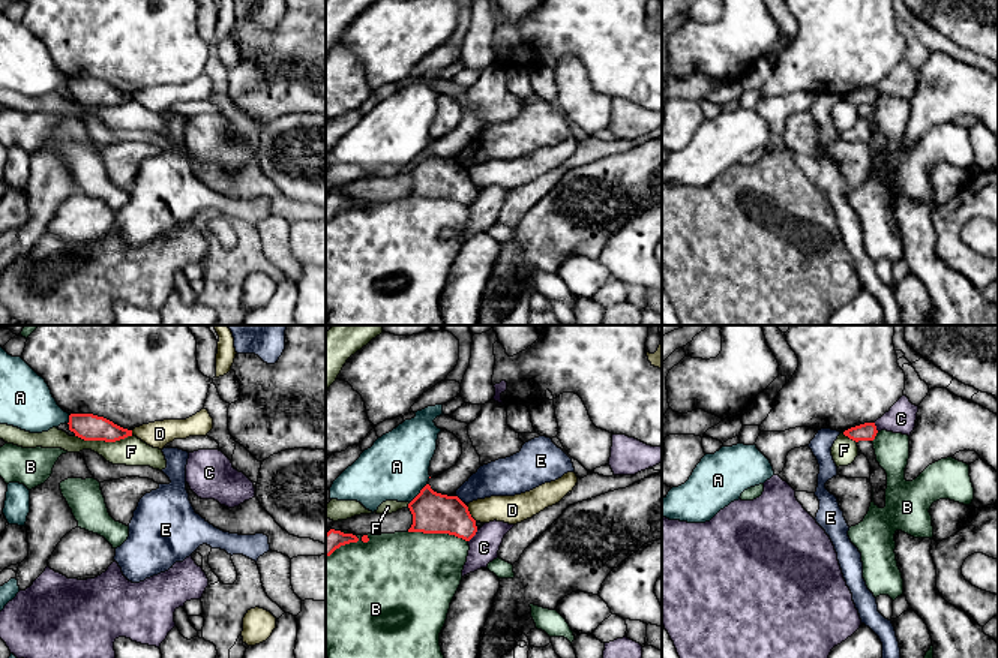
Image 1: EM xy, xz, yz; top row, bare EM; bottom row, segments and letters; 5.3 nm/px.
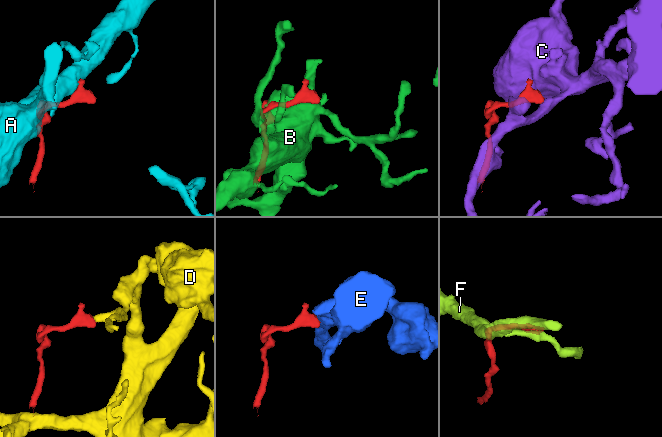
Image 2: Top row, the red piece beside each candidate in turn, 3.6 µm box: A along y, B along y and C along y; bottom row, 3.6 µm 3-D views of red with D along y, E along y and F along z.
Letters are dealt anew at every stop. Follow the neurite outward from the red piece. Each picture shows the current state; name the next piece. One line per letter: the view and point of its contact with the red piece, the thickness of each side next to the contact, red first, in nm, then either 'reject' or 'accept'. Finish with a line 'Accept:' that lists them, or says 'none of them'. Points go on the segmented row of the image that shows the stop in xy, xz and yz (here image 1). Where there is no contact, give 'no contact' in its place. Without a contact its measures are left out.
A: meets red in xz at (419, 493); 220 nm thick on the red side, 360 nm on the other; reject
B: meets red in xz at (437, 532); 220 nm thick on the red side, 460 nm on the other; reject
C: meets red in xz at (474, 534); 220 nm thick on the red side, 160 nm on the other; reject
D: meets red in xz at (468, 513); 220 nm thick on the red side, 150 nm on the other; reject
E: meets red in xz at (459, 499); 220 nm thick on the red side, 190 nm on the other; reject
F: meets red in xy at (104, 439); 140 nm thick on the red side, 160 nm on the other; reject
Accept: none of them

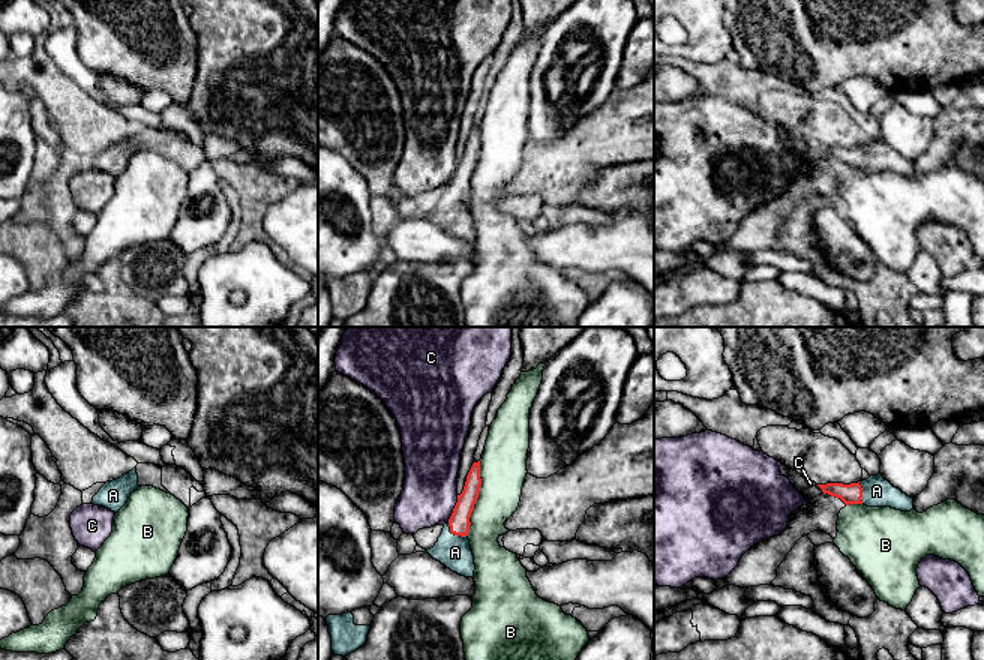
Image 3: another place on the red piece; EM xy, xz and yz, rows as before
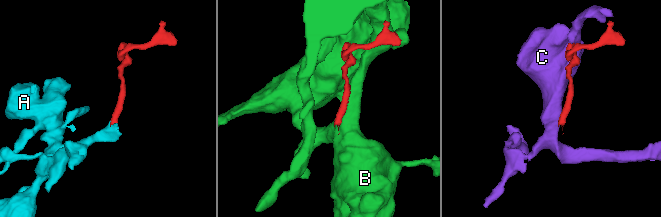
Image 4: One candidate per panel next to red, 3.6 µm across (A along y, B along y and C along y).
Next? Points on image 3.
A: meets red in xz at (455, 534); 110 nm thick on the red side, 180 nm on the other; accept
B: meets red in xz at (477, 497); 110 nm thick on the red side, 260 nm on the other; reject
C: meets red in xz at (453, 509); 110 nm thick on the red side, 300 nm on the other; reject
Accept: A

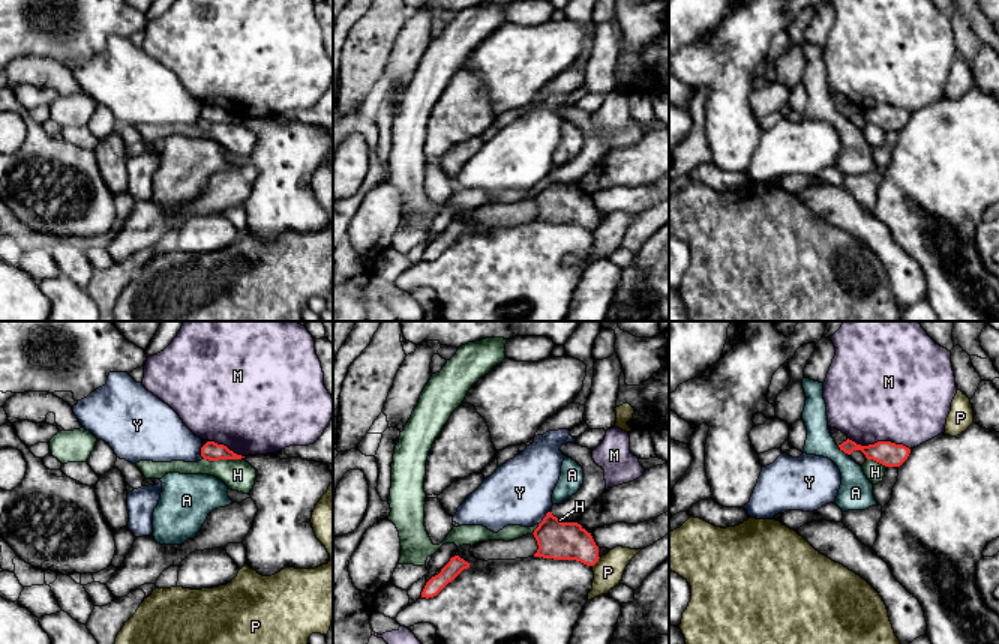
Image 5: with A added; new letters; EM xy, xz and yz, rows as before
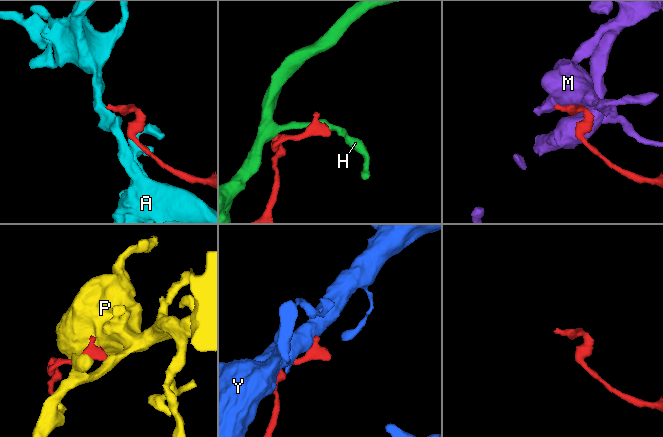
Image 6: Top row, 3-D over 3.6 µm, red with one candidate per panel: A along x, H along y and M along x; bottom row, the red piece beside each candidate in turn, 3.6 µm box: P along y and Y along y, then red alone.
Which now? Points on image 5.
A: meets red in yz at (843, 451); 130 nm thick on the red side, 180 nm on the other; reject
H: meets red in xy at (222, 458); 100 nm thick on the red side, 170 nm on the other; reject
M: meets red in yz at (879, 442); 130 nm thick on the red side, 500 nm on the other; reject
P: meets red in xz at (597, 560); 200 nm thick on the red side, 160 nm on the other; reject
Y: meets red in xz at (543, 518); 200 nm thick on the red side, 360 nm on the other; reject
Accept: none of them

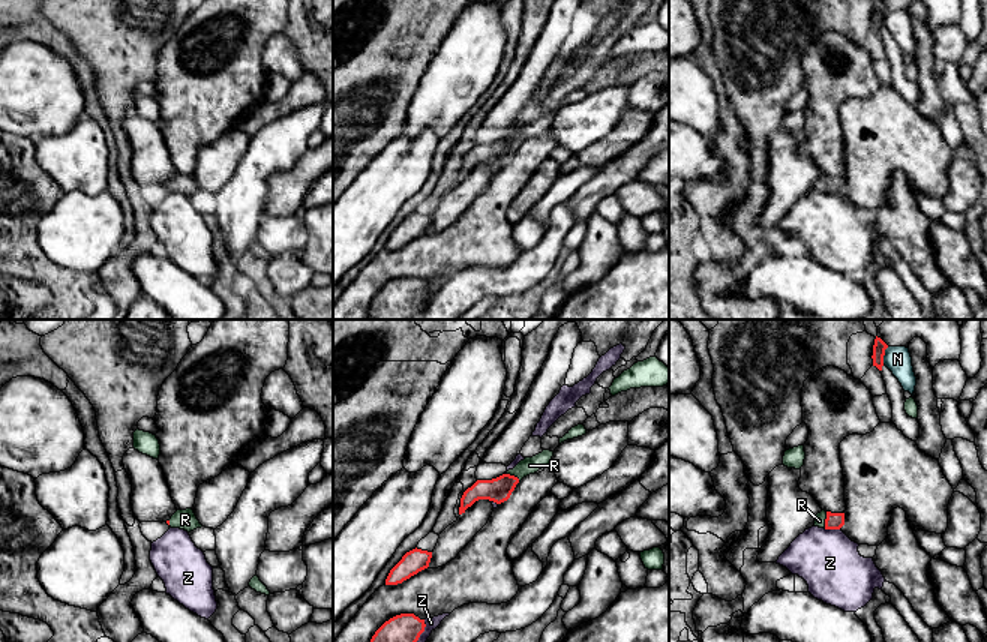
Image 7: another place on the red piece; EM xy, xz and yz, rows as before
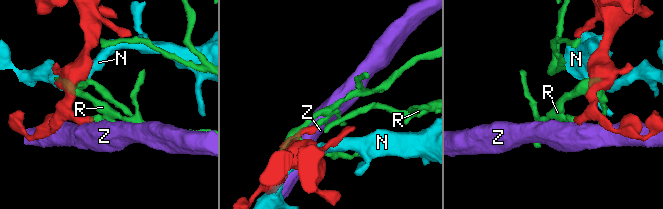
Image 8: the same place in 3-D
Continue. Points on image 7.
N: meets red in yz at (884, 354); 70 nm thick on the red side, 140 nm on the other; reject
R: meets red in yz at (825, 519); 100 nm thick on the red side, 60 nm on the other; accept
Z: meets red in xz at (423, 630); 160 nm thick on the red side, 60 nm on the other; reject
Accept: R

